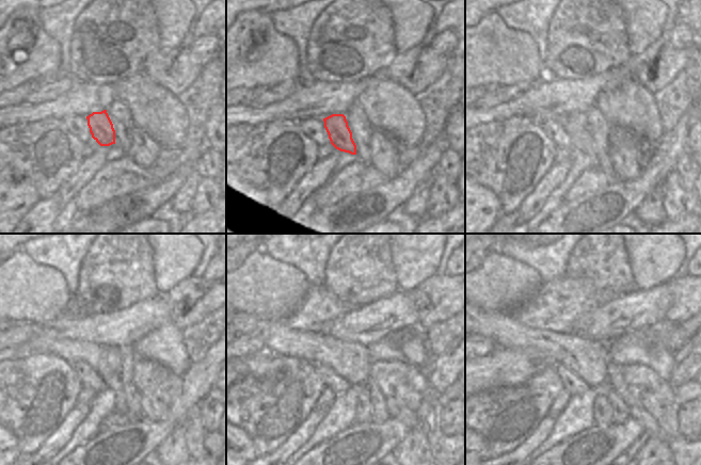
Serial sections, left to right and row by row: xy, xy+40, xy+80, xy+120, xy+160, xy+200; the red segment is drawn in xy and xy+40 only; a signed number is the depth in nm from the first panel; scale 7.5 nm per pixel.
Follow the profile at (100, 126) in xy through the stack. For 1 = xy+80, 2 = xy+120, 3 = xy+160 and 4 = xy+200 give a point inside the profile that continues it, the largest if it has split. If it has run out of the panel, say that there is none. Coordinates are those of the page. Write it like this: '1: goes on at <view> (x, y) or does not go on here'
1: goes on at xy+80 (582, 141)
2: goes on at xy+120 (112, 382)
3: goes on at xy+160 (363, 404)
4: goes on at xy+200 (602, 412)

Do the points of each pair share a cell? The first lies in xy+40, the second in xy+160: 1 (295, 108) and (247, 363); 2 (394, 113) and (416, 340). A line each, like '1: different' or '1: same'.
1: different
2: same

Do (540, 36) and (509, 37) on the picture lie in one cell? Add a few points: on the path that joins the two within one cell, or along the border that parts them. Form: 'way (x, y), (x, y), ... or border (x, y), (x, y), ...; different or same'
border (508, 27), (525, 31), (537, 45), (541, 60); different

